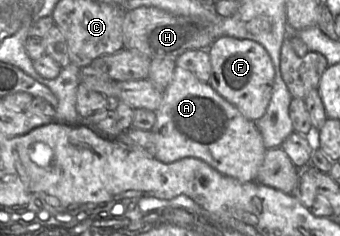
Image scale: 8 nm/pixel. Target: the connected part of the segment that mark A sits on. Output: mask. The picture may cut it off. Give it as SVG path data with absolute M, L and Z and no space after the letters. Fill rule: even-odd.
M176 64L174 74L169 85L164 89L163 96L159 107L155 110L155 122L151 129L155 139L155 158L163 163L173 163L183 159L194 159L199 160L215 171L231 177L240 182L255 182L258 175L259 168L263 162L266 148L263 144L263 139L260 131L258 130L255 122L246 118L234 105L229 103L220 94L218 94L207 82L200 81L194 74L189 70L182 68Z

